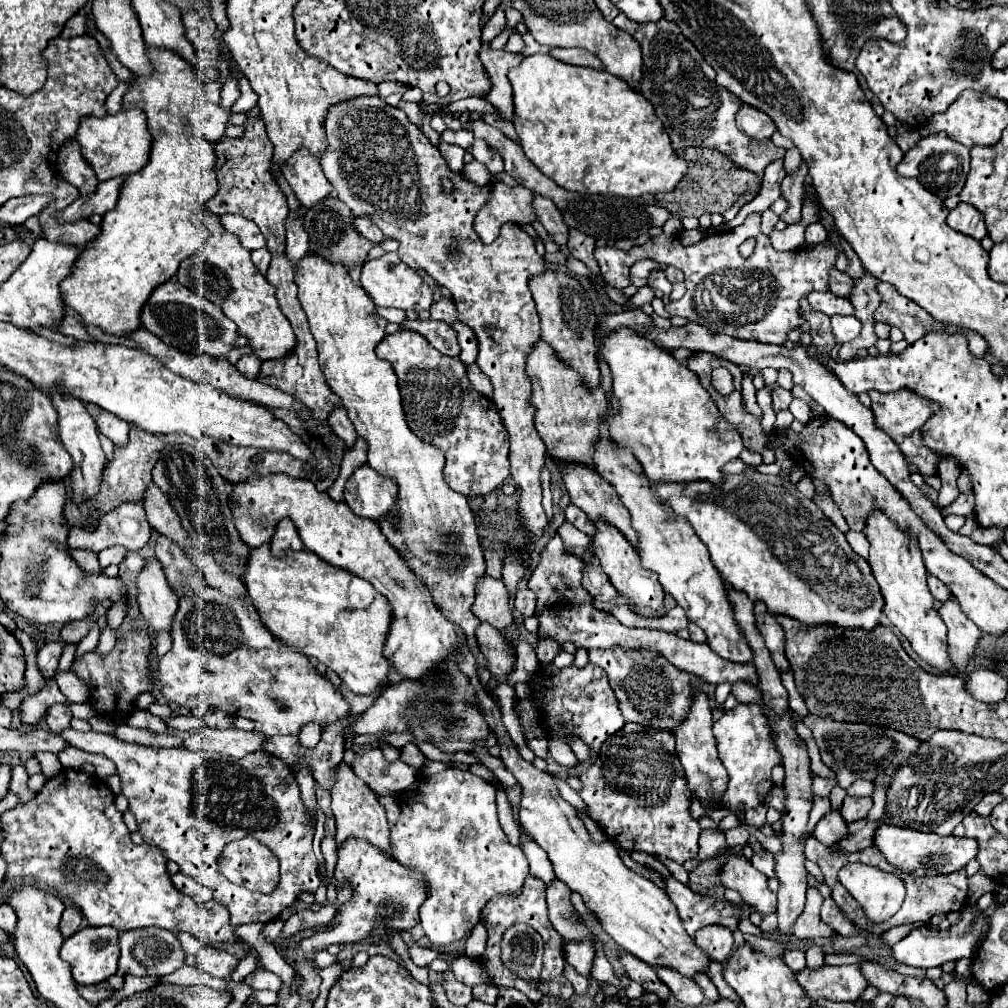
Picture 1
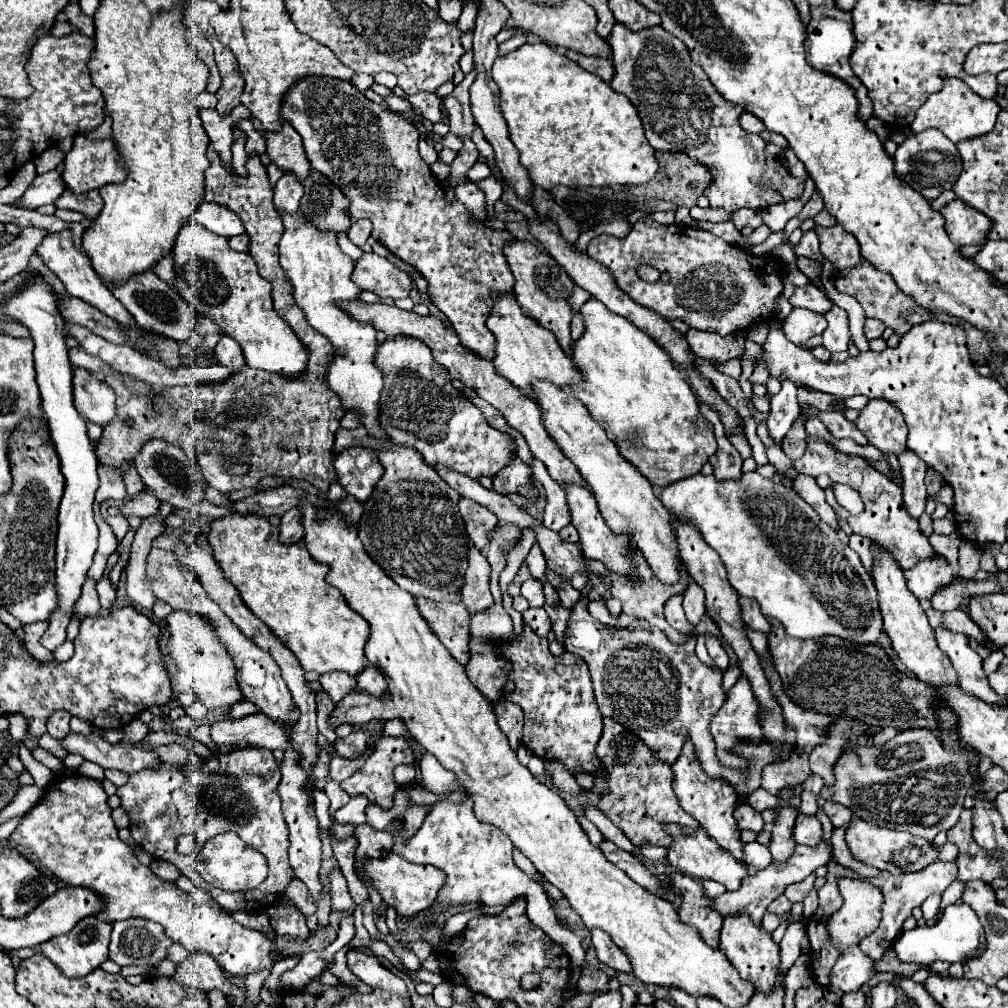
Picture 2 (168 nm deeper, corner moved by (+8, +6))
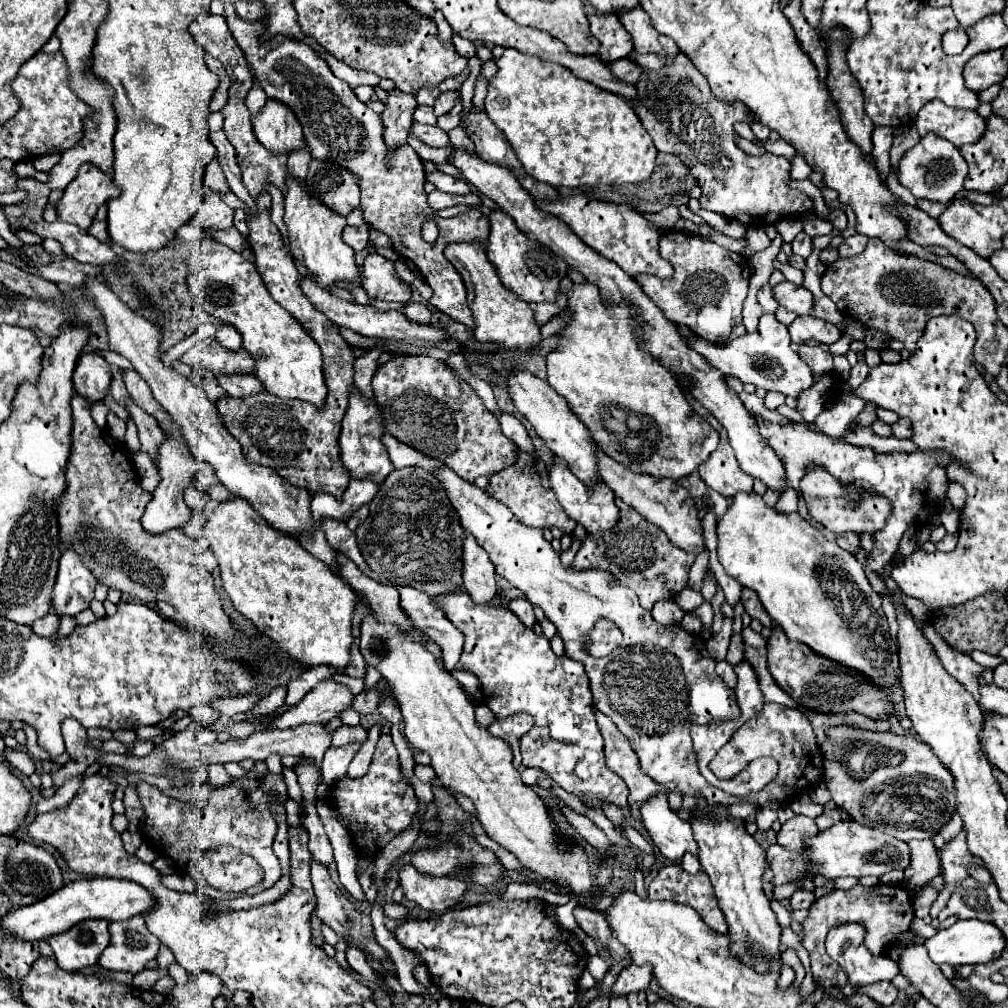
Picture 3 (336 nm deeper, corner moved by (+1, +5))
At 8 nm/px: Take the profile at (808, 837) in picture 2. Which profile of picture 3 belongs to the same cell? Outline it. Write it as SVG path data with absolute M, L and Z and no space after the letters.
M796 815L782 825L782 829L776 833L776 841L784 849L800 853L804 847L804 837L814 837L816 833L818 831L816 831L814 819L808 819L804 815Z

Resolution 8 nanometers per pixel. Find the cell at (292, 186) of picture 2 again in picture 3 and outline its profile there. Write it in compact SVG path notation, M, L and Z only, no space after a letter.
M308 147L292 151L288 155L288 173L294 175L294 177L298 177L298 179L304 179L310 161L312 161L312 157L310 157L310 149Z

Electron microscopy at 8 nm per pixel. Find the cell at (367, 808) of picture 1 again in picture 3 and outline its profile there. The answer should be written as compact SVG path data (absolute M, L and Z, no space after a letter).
M374 725L374 727L368 731L366 743L364 743L362 749L356 753L356 757L352 759L352 763L348 765L348 773L346 773L348 777L362 777L364 773L367 773L380 733L382 733L382 725Z

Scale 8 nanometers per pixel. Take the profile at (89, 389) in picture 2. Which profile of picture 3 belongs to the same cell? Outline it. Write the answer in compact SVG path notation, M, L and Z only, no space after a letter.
M86 351L74 369L74 389L90 403L106 397L110 387L110 365L106 359L94 351Z

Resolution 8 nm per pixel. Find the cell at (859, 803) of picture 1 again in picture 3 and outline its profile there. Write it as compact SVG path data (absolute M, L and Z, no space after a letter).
M826 809L820 817L816 817L816 827L820 829L820 831L824 831L824 829L830 829L834 823L838 823L838 821L842 821L844 819L844 813L840 811L840 809Z

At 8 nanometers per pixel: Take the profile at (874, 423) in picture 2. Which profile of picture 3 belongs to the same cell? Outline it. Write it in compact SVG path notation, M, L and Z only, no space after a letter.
M898 419L892 425L892 431L894 431L894 437L898 437L898 439L910 439L912 437L912 425L908 419Z

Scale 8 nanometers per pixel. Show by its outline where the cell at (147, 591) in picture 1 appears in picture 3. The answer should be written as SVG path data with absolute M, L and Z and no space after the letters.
M168 433L164 435L164 441L158 445L158 461L156 461L162 479L154 491L152 501L148 503L148 507L142 515L142 527L148 533L164 533L164 531L174 529L174 527L184 527L190 521L192 509L186 505L182 493L194 481L194 475L200 469L200 463L202 461L196 461L196 457L192 457L192 453L186 449L184 441L174 439Z

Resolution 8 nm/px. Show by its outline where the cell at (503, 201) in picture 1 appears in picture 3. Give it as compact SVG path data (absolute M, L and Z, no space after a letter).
M442 171L426 173L426 181L432 183L436 189L446 191L446 193L454 193L454 195L466 195L466 193L470 193L470 185L466 181L456 179L452 175L446 175Z

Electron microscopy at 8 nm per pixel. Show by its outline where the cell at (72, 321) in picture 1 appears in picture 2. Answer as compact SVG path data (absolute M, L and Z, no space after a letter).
M71 324L69 326L69 334L79 342L79 346L83 346L85 352L99 356L105 364L109 364L113 370L119 372L129 372L129 376L137 376L139 380L147 380L149 384L153 384L155 388L167 388L167 386L195 386L199 382L221 382L223 378L229 378L229 374L233 374L233 370L229 368L221 368L219 364L215 366L205 366L205 368L193 368L193 366L179 366L179 368L169 368L163 362L141 354L139 350L131 348L131 346L117 346L107 342L105 338L89 332L87 328L79 326L79 324Z

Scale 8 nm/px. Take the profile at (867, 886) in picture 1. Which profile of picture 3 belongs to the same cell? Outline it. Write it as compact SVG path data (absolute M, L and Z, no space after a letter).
M840 925L836 929L830 929L826 937L826 953L844 969L852 985L870 985L876 981L892 981L898 975L898 965L892 961L888 955L872 955L864 939L860 937L860 927L858 925Z

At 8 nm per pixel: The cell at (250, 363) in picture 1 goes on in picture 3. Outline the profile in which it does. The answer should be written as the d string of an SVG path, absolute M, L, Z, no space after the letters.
M224 323L224 325L218 327L216 339L218 339L226 349L240 349L240 347L242 347L242 337L240 337L240 333L238 333L232 325L228 325L228 323Z

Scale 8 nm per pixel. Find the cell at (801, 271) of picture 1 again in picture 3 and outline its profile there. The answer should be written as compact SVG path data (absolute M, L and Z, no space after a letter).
M668 231L660 239L660 255L668 259L674 265L674 277L666 281L658 281L658 277L638 277L638 285L642 291L662 309L664 317L670 319L676 325L690 327L696 335L712 341L712 343L726 343L730 337L730 331L736 323L742 323L742 303L748 295L748 283L750 283L750 267L746 265L744 257L740 253L732 253L724 247L718 247L716 243L704 241L698 235L686 235L682 231Z

